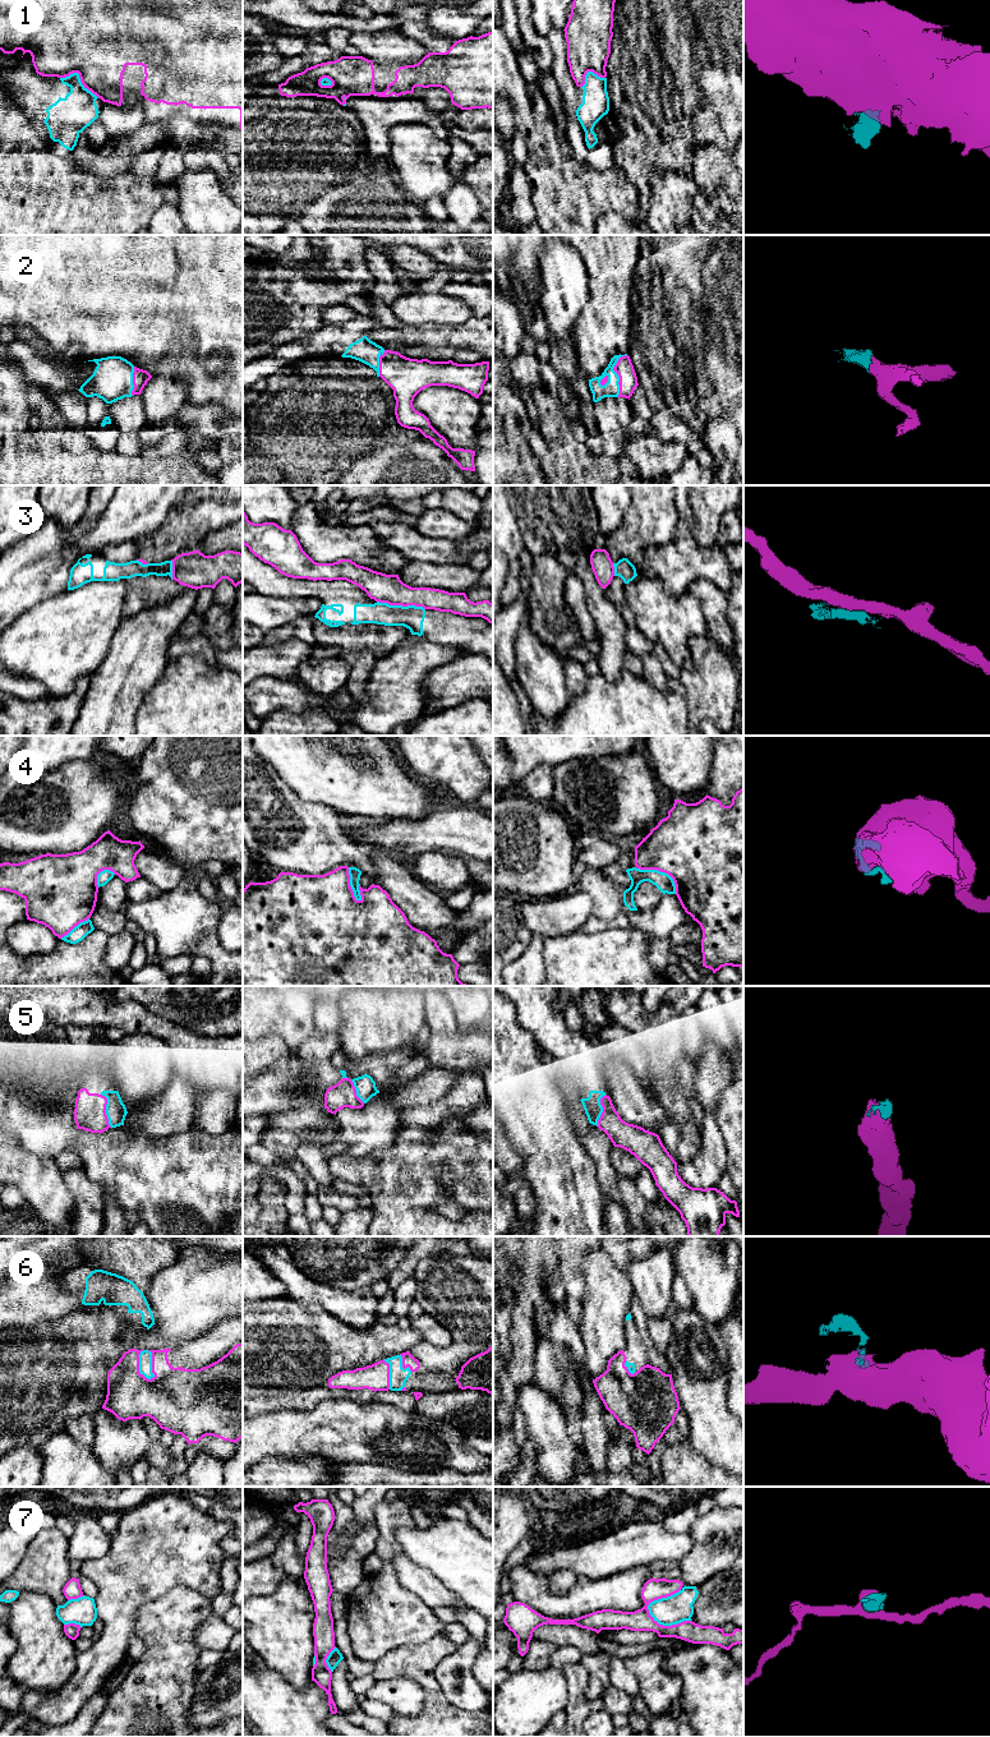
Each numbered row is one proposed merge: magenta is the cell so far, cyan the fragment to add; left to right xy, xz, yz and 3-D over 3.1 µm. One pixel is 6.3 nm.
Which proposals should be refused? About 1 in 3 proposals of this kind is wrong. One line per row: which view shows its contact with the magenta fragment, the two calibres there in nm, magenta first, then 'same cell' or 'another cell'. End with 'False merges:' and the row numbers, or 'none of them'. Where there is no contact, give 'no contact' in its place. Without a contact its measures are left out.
1: contact in xy; calibres 460 and 240 nm; another cell
2: contact in yz; calibres 110 and 100 nm; same cell
3: contact in xz; calibres 180 and 150 nm; another cell
4: contact in xz; calibres 480 and 70 nm; another cell
5: contact in xy; calibres 200 and 130 nm; same cell
6: contact in xy; calibres 300 and 80 nm; another cell
7: contact in yz; calibres 140 and 180 nm; another cell
False merges: 1, 3, 4, 6, 7

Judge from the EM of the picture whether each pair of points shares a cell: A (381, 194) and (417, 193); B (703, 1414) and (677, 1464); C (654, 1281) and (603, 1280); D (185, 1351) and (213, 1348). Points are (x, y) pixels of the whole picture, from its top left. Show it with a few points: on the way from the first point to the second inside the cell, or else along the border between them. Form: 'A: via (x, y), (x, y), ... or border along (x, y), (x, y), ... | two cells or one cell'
A: border along (391, 167), (401, 190), (411, 201), (420, 204) | two cells
B: border along (686, 1440), (710, 1463) | two cells
C: border along (626, 1272), (635, 1295) | two cells
D: via (192, 1351), (207, 1349) | one cell

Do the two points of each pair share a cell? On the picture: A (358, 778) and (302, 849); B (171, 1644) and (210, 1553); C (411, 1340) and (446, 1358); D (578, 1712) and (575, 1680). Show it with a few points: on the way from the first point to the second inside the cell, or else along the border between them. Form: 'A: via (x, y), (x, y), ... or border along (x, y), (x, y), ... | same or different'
A: border along (304, 801), (327, 805), (339, 814) | different
B: border along (165, 1594), (178, 1586), (189, 1586), (211, 1600) | different
C: border along (423, 1340), (409, 1350) | different
D: via (578, 1704), (576, 1687) | same

